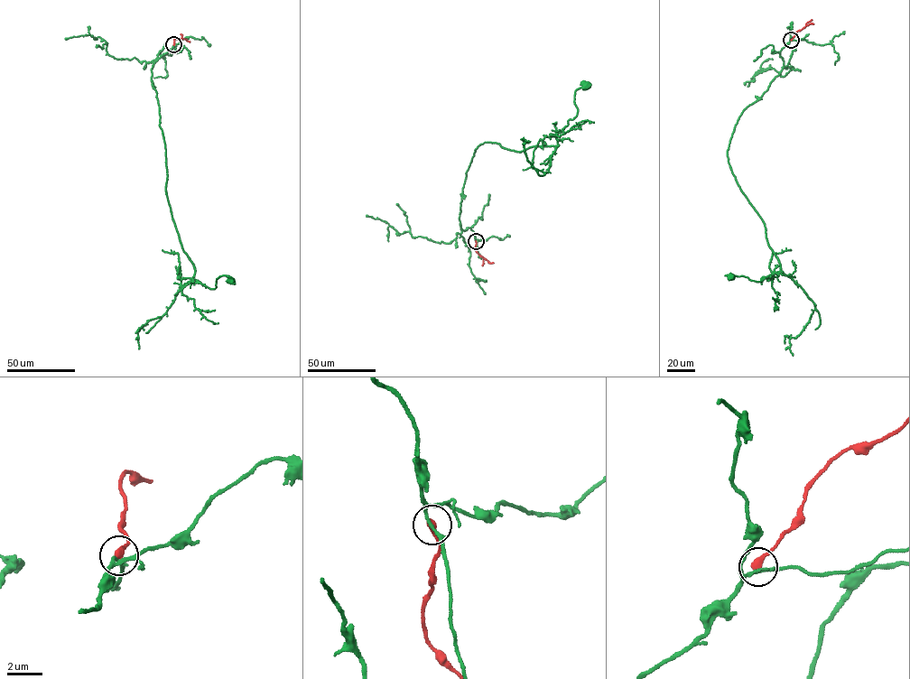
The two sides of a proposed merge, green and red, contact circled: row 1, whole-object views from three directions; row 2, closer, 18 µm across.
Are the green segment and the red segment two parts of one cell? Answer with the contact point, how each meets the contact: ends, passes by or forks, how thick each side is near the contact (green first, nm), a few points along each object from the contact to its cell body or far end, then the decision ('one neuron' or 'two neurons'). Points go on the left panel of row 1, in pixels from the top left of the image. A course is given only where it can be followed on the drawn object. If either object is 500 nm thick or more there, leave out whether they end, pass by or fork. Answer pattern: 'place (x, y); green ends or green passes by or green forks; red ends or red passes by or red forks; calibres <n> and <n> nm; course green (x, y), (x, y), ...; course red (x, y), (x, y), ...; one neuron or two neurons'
place (173, 44); green passes by; red ends; calibres 170 and 400 nm; course green (173, 44), (151, 69), (165, 150), (165, 190), (193, 265), (192, 279), (213, 289), (219, 276), (231, 280); course red (174, 44), (174, 38), (190, 42); two neurons

